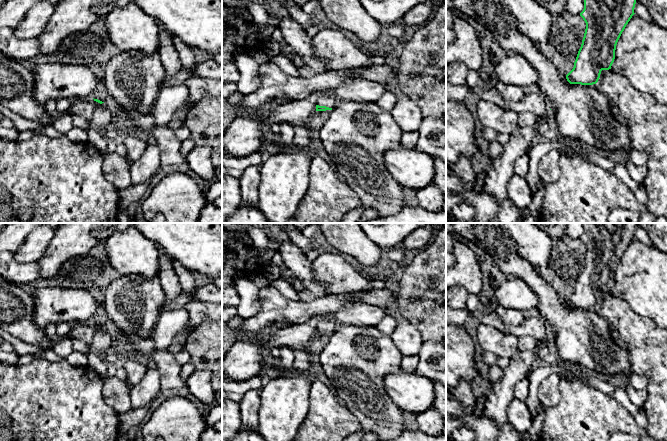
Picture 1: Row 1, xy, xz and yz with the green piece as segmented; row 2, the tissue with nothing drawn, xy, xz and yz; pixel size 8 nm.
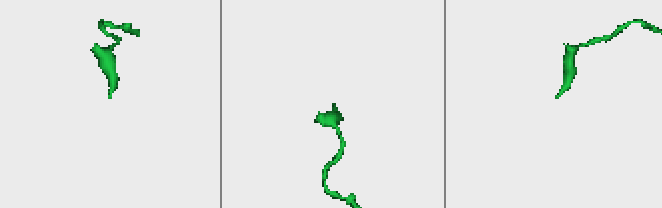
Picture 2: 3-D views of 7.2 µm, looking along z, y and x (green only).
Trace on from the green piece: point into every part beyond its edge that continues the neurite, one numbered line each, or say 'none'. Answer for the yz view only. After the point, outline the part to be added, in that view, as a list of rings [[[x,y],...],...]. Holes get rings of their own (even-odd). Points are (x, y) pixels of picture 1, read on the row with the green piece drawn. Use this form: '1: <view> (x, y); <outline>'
none

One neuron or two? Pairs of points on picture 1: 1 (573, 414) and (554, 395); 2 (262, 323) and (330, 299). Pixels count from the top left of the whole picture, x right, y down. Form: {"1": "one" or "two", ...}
{"1": "two", "2": "one"}

